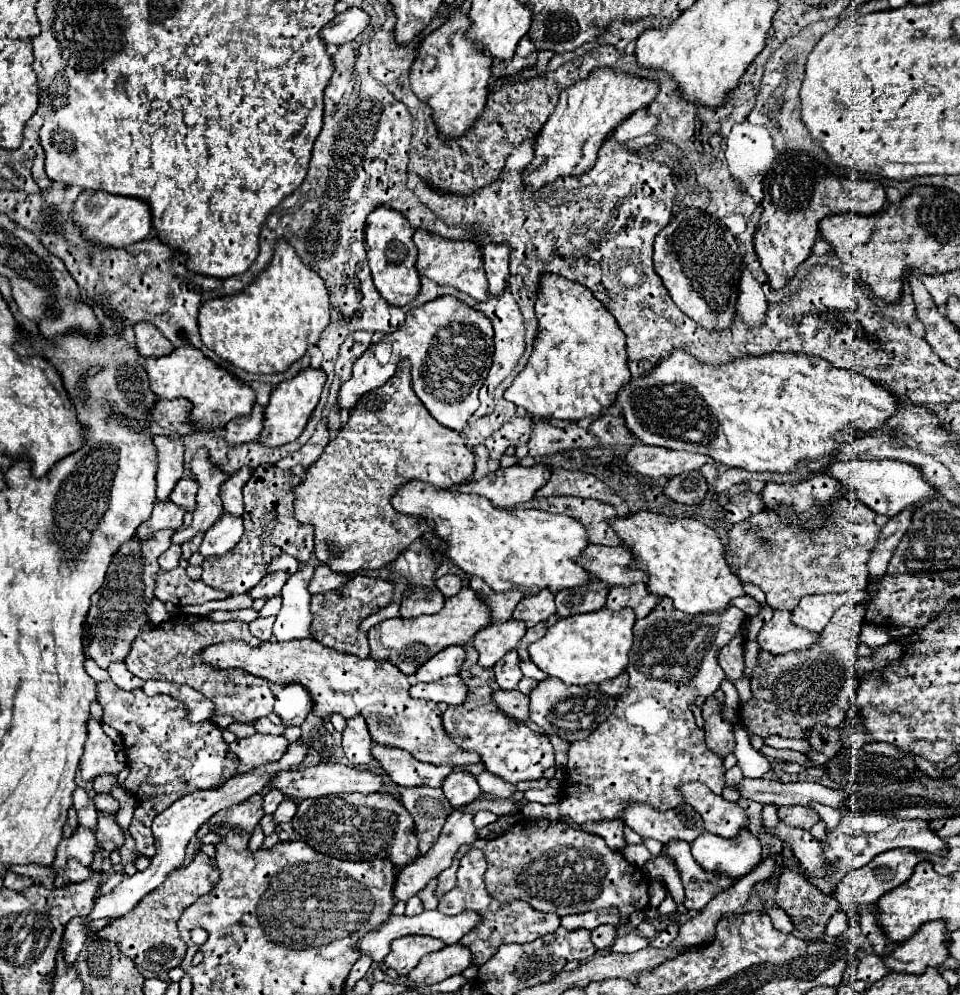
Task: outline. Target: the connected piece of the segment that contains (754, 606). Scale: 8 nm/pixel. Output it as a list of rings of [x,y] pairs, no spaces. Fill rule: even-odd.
[[[741,595],[741,597],[735,597],[735,601],[733,601],[733,605],[737,607],[737,609],[741,609],[747,617],[753,617],[753,615],[757,615],[761,609],[759,609],[759,603],[753,599],[753,597],[749,597],[749,595]]]

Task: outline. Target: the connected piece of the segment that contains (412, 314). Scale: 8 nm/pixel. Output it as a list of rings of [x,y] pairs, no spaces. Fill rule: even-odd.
[[[453,295],[437,297],[421,307],[415,307],[407,311],[405,325],[389,335],[385,335],[379,343],[373,343],[361,359],[353,365],[353,377],[341,387],[339,391],[339,407],[341,409],[353,409],[357,399],[377,387],[381,387],[397,369],[397,361],[407,357],[411,361],[411,377],[413,377],[413,391],[423,401],[427,411],[433,415],[435,421],[439,421],[443,427],[449,427],[453,431],[463,431],[467,425],[467,419],[475,413],[479,407],[477,393],[481,385],[485,383],[485,377],[489,373],[491,357],[493,357],[493,327],[491,321],[485,317],[485,313],[461,303]]]

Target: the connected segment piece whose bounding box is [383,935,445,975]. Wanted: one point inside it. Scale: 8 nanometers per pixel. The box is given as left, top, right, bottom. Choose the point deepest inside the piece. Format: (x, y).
(405, 953)

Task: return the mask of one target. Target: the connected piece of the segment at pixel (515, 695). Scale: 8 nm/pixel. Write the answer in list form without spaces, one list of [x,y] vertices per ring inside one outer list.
[[[495,691],[493,693],[495,703],[499,705],[499,709],[503,713],[507,713],[509,717],[525,723],[529,719],[529,697],[523,695],[521,691]]]

